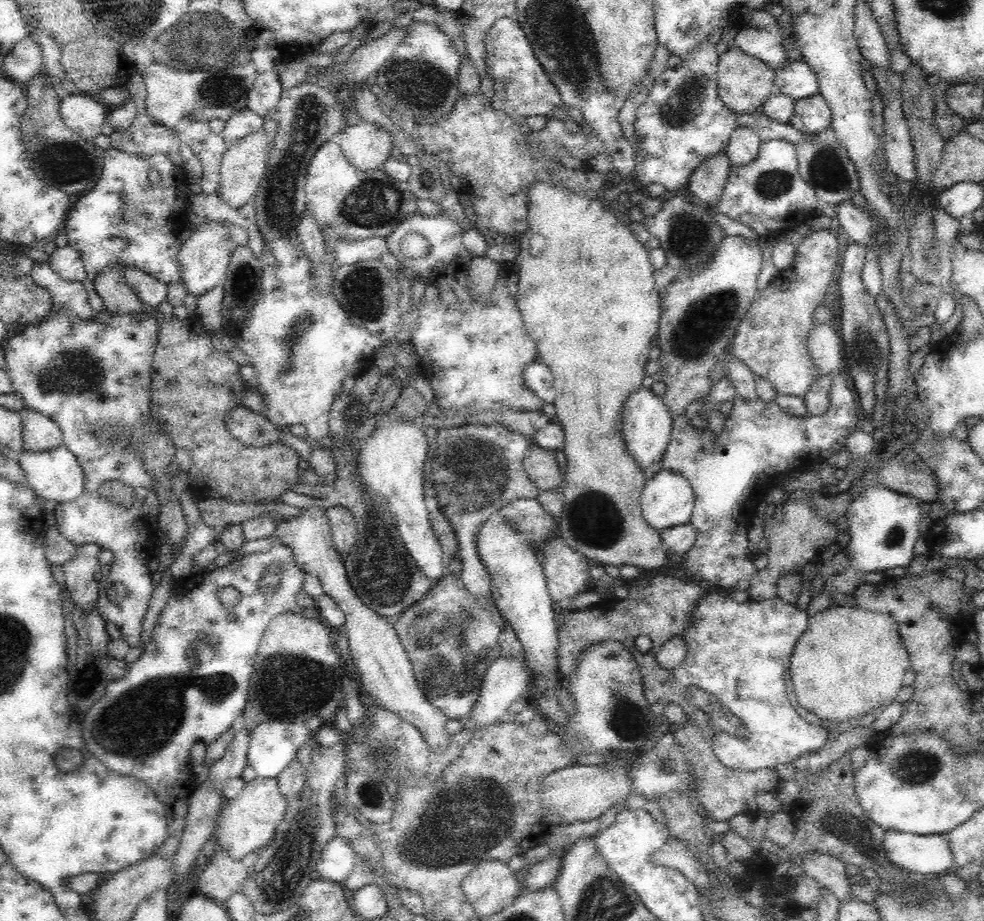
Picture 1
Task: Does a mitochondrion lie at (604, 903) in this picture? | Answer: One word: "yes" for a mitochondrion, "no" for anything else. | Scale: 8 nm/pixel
yes

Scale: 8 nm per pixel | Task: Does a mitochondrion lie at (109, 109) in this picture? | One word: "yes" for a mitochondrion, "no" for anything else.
no

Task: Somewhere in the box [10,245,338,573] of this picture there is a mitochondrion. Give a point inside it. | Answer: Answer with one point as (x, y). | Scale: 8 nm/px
(78, 372)

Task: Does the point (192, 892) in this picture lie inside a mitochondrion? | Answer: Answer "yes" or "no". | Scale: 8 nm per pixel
no

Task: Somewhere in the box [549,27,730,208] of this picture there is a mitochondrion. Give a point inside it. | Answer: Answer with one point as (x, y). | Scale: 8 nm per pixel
(678, 110)

